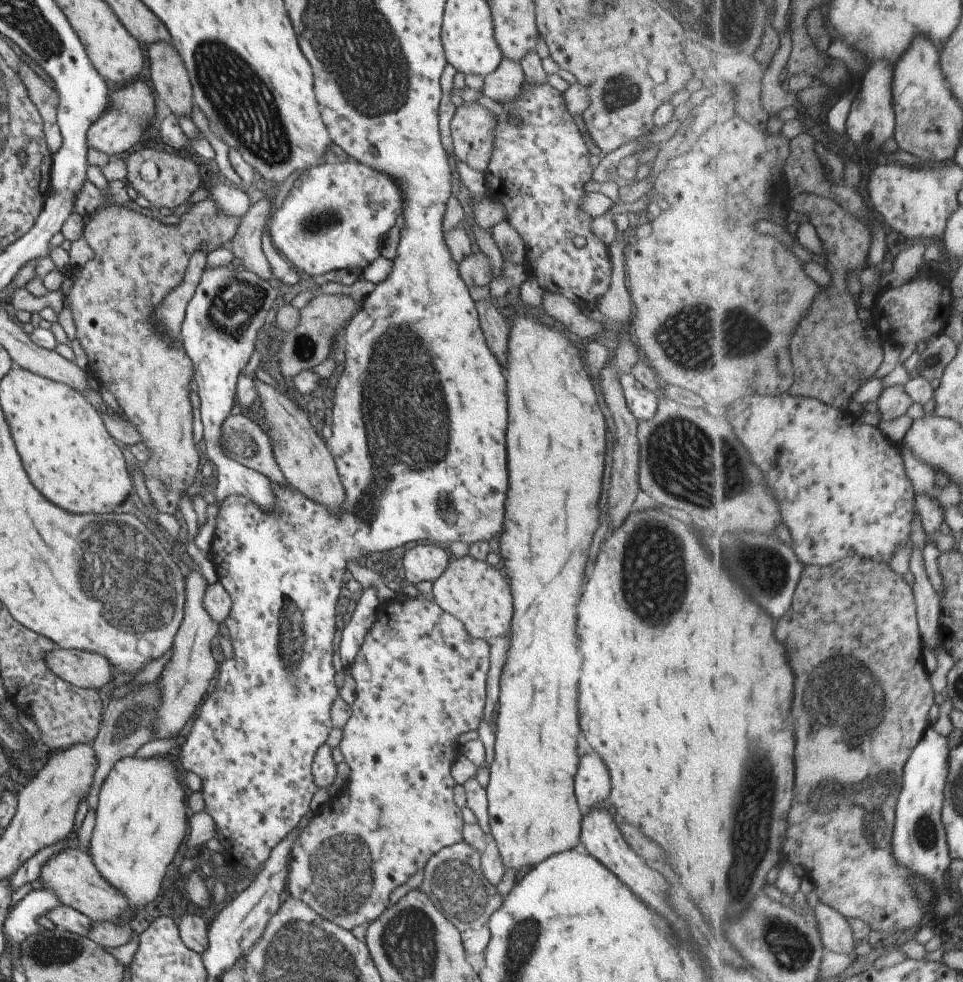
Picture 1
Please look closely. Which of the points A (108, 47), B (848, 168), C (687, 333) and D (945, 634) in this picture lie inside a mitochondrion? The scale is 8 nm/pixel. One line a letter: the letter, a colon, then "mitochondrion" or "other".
A: other
B: other
C: mitochondrion
D: other

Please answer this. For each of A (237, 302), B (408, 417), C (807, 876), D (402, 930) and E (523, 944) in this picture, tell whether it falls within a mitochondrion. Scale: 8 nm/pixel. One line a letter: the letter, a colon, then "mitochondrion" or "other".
A: mitochondrion
B: mitochondrion
C: other
D: mitochondrion
E: mitochondrion

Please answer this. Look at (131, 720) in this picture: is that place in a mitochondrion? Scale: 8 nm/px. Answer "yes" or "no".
yes

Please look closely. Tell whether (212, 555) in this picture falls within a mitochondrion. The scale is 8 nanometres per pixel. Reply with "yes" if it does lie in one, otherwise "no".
no

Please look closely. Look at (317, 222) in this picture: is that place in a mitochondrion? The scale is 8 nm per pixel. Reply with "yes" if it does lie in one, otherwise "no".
yes

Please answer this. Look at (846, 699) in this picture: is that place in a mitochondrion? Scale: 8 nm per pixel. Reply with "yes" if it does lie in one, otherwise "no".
yes

